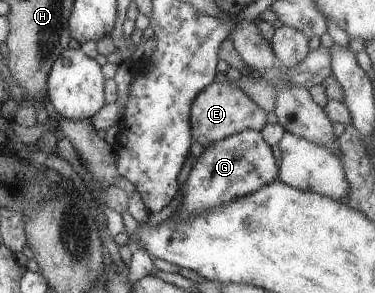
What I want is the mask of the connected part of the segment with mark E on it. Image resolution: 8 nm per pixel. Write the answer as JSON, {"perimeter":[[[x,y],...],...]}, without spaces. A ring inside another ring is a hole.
{"perimeter":[[[215,81],[206,86],[191,105],[191,134],[204,148],[244,130],[263,130],[267,123],[267,113],[255,104],[253,98],[238,88]]]}

